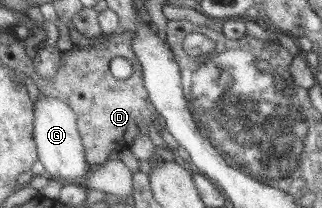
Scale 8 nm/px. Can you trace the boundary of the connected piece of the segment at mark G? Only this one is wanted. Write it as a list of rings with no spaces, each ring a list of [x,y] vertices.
[[[39,94],[33,102],[35,114],[32,134],[36,141],[36,154],[45,169],[45,176],[59,179],[64,183],[75,183],[85,178],[89,166],[85,161],[76,123],[76,114],[61,99]]]

